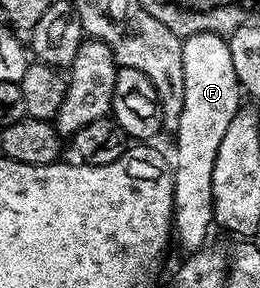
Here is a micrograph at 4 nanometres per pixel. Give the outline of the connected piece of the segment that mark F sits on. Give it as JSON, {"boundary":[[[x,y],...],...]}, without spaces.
{"boundary":[[[206,31],[183,39],[183,68],[185,69],[185,101],[175,135],[173,155],[173,235],[184,247],[184,252],[198,250],[208,242],[207,234],[215,223],[213,205],[213,165],[221,137],[229,129],[229,121],[239,112],[241,88],[233,69],[230,42],[222,35]]]}

